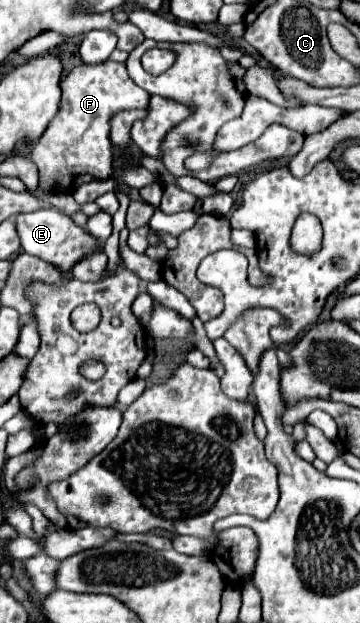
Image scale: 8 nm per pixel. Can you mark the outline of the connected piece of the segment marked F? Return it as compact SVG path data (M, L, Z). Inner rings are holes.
M113 60L95 66L75 66L61 80L61 92L65 92L65 102L59 108L59 116L49 122L29 154L39 168L39 188L45 194L71 194L77 184L111 178L115 154L109 138L109 122L119 110L147 108L151 97L133 84L125 63Z

